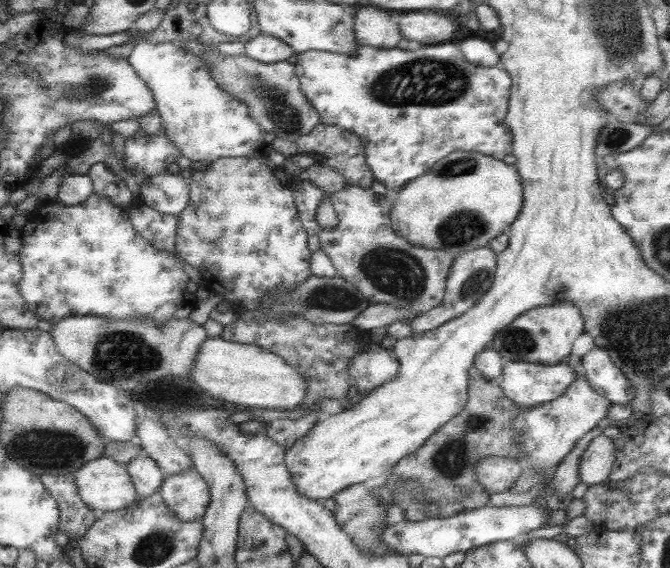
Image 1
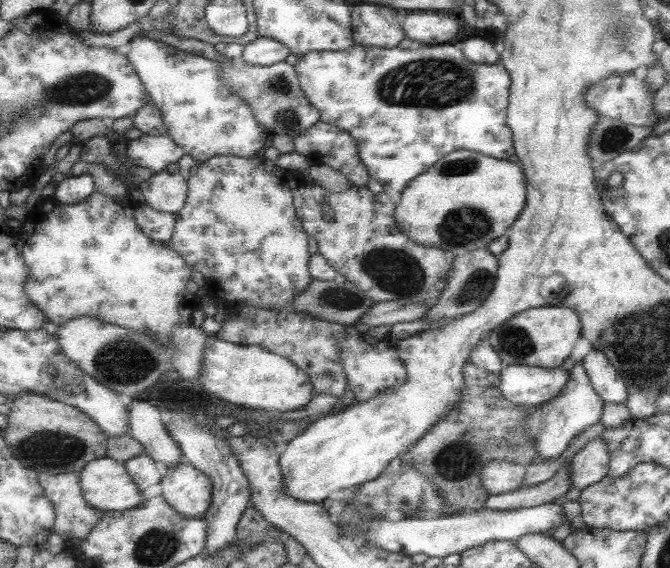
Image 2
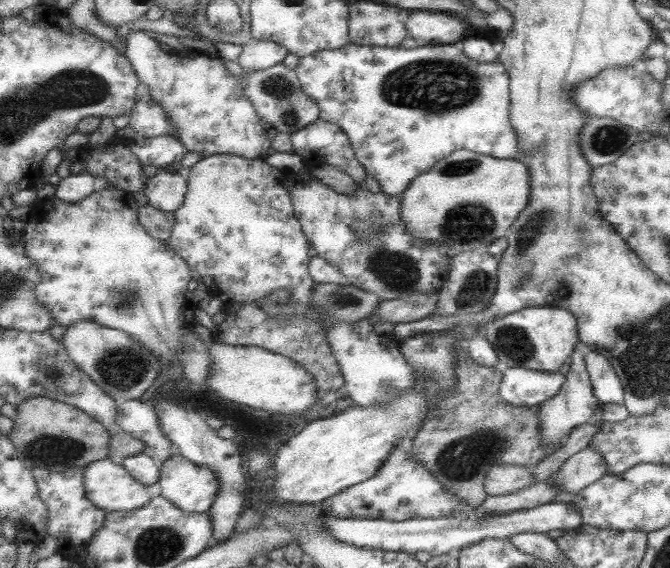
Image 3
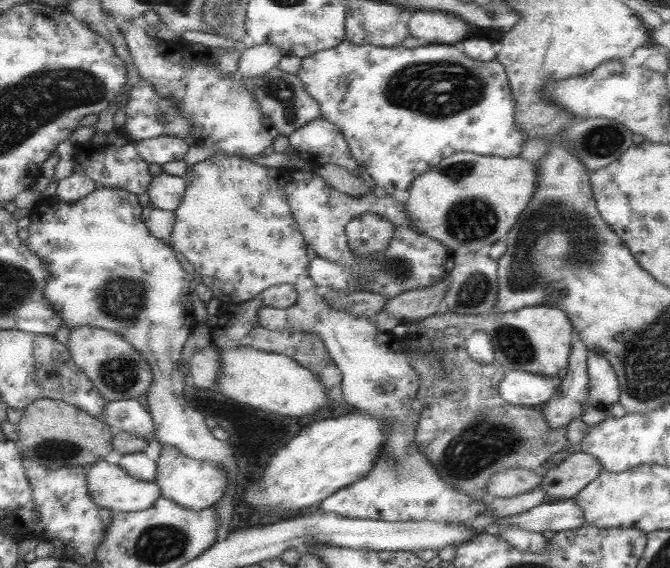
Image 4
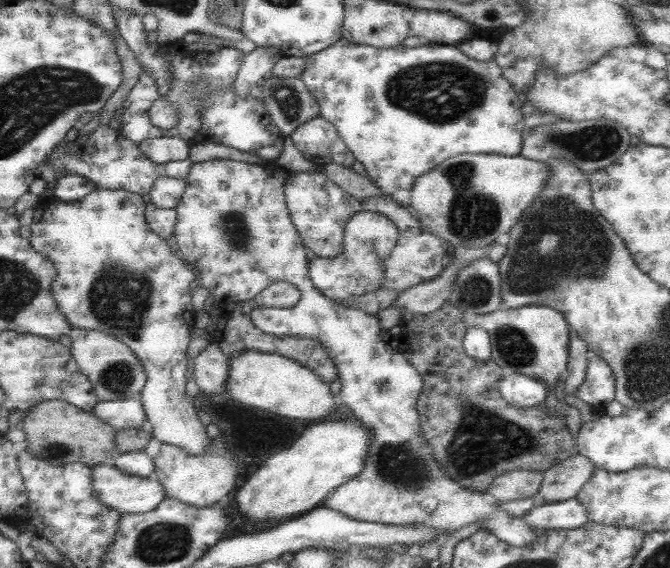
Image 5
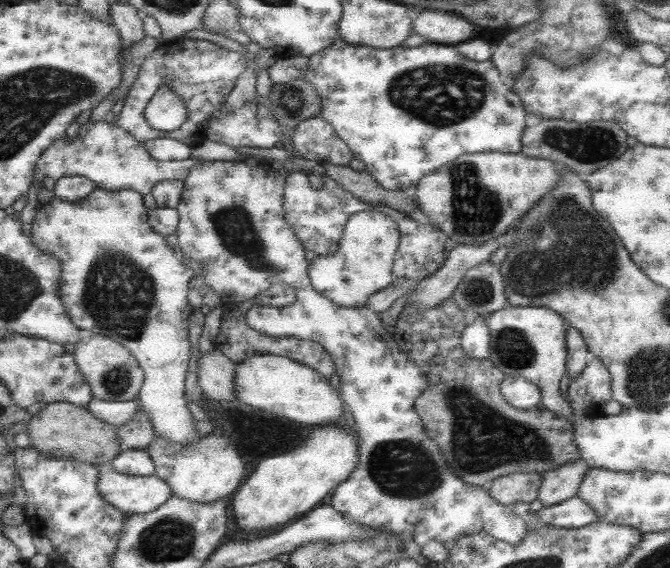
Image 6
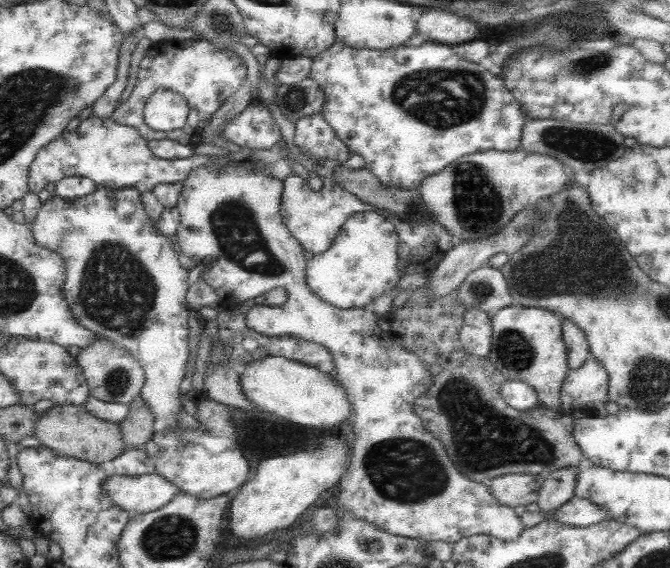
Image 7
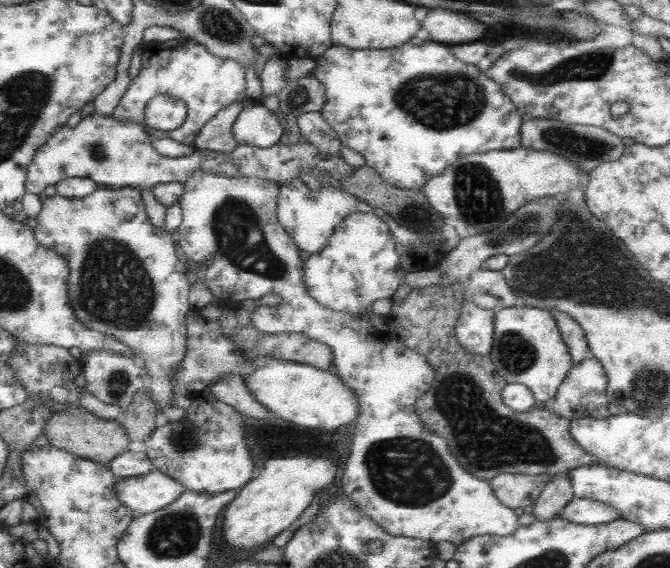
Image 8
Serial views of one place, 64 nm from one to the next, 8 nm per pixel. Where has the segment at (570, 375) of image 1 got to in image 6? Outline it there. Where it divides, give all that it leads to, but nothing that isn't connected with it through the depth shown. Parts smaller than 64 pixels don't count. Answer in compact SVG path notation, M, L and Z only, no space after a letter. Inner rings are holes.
M507 376L500 385L500 395L513 408L527 410L539 406L539 390L520 377Z

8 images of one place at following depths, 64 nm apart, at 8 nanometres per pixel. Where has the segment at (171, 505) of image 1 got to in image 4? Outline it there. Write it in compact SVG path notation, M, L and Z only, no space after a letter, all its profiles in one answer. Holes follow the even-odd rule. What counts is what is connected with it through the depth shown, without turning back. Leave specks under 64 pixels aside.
M162 447L155 466L154 481L159 487L159 496L192 511L214 506L227 488L227 475L219 465L187 458L177 449Z

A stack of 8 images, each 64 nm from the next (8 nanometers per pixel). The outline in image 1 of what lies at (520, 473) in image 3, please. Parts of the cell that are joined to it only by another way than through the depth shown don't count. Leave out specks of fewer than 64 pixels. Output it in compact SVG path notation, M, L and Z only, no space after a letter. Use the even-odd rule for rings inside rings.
M487 456L475 464L475 479L488 494L505 492L522 471L521 463L501 456Z

